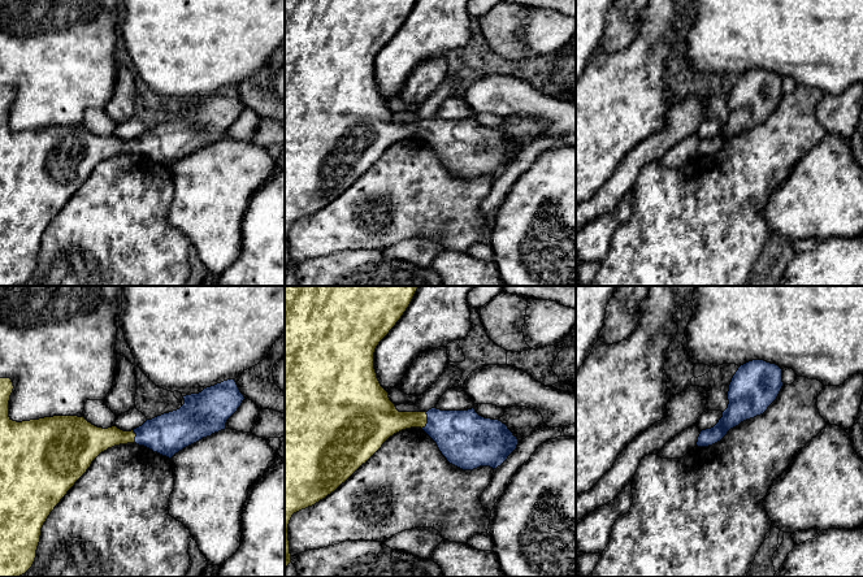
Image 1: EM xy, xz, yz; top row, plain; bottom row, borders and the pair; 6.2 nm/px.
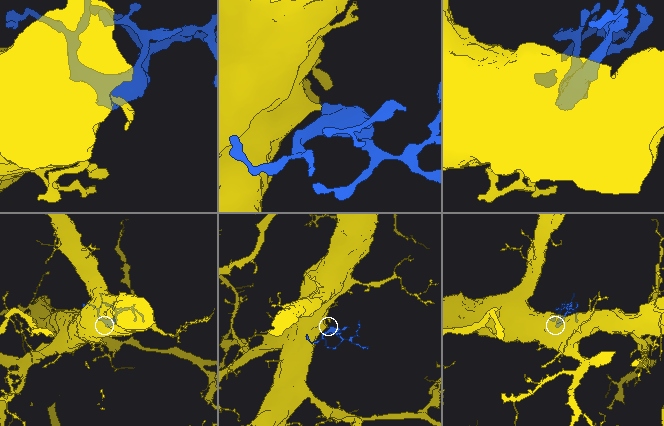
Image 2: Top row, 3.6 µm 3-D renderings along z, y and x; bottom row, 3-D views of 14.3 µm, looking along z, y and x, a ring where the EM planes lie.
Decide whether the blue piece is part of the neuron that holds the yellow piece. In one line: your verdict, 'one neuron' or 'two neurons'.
one neuron

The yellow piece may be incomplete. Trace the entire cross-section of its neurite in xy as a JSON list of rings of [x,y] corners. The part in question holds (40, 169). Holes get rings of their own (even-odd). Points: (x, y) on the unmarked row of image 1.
[[[0,87],[0,286],[21,286],[32,276],[42,237],[48,225],[101,161],[114,155],[135,151],[172,168],[183,157],[225,139],[227,129],[246,108],[235,88],[227,88],[207,96],[199,103],[183,105],[185,113],[179,118],[147,129],[131,140],[123,140],[117,135],[97,136],[83,125],[53,125],[22,131],[13,130],[9,126],[9,109],[13,97],[10,87]]]

